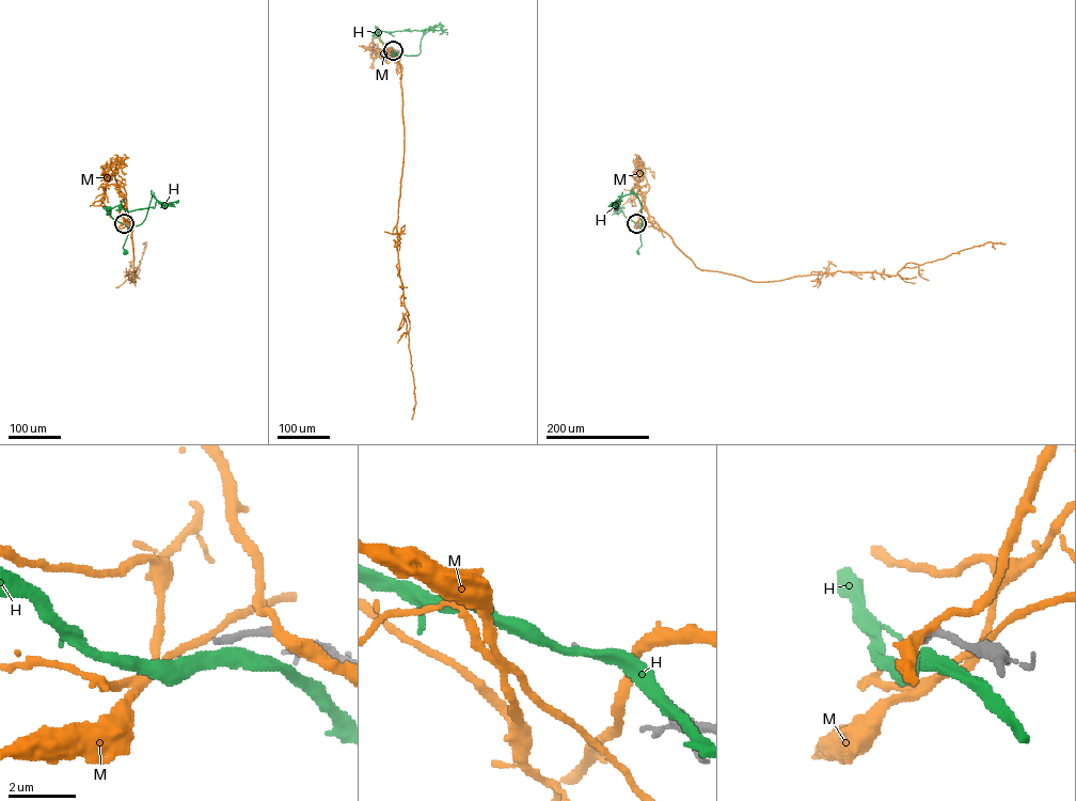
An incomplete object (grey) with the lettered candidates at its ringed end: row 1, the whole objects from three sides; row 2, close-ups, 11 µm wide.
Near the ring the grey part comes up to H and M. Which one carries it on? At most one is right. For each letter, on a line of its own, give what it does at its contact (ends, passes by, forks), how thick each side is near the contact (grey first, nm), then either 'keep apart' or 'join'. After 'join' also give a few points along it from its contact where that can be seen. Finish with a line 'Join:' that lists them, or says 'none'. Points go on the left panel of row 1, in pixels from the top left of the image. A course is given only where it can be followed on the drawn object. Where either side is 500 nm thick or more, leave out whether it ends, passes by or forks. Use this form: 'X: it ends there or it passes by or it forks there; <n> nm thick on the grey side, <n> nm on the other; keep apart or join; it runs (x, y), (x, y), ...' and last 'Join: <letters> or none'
H: it passes by; 200 nm thick on the grey side, 300 nm on the other; keep apart
M: it passes by; 200 nm thick on the grey side, 280 nm on the other; keep apart
Join: none

